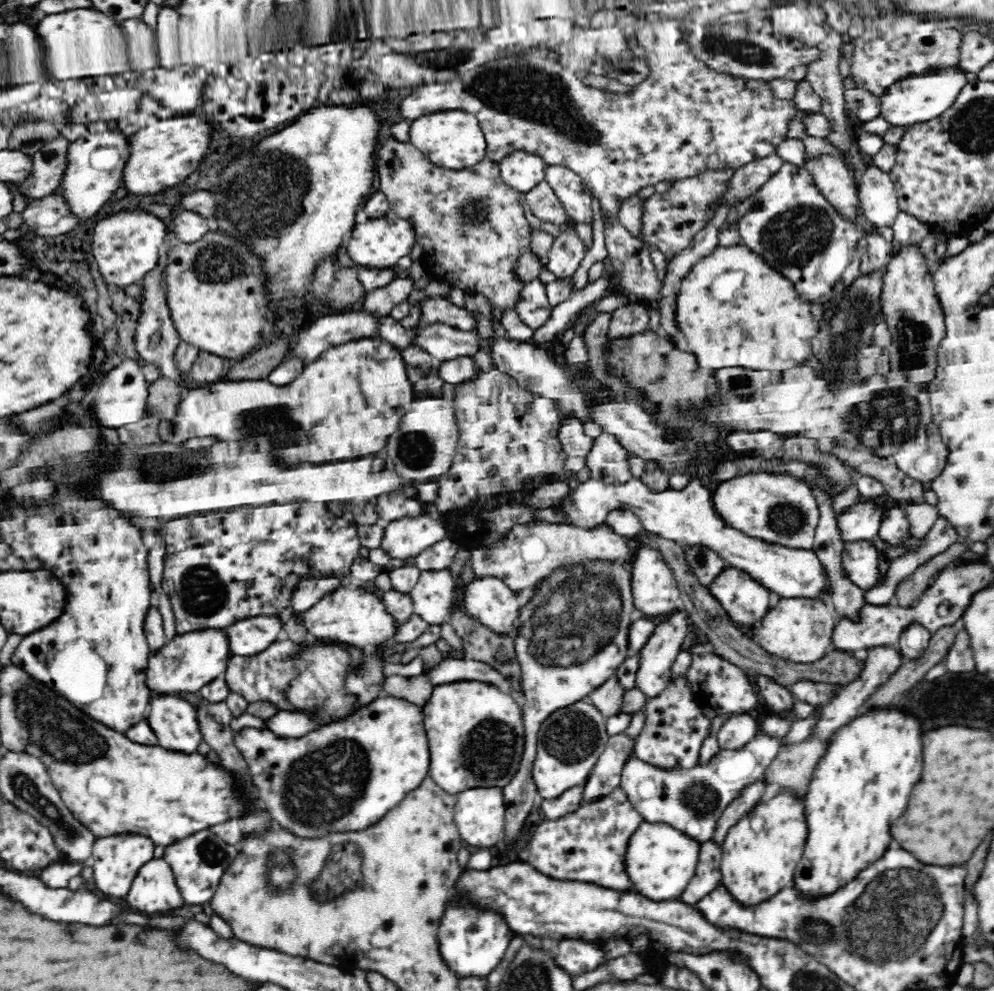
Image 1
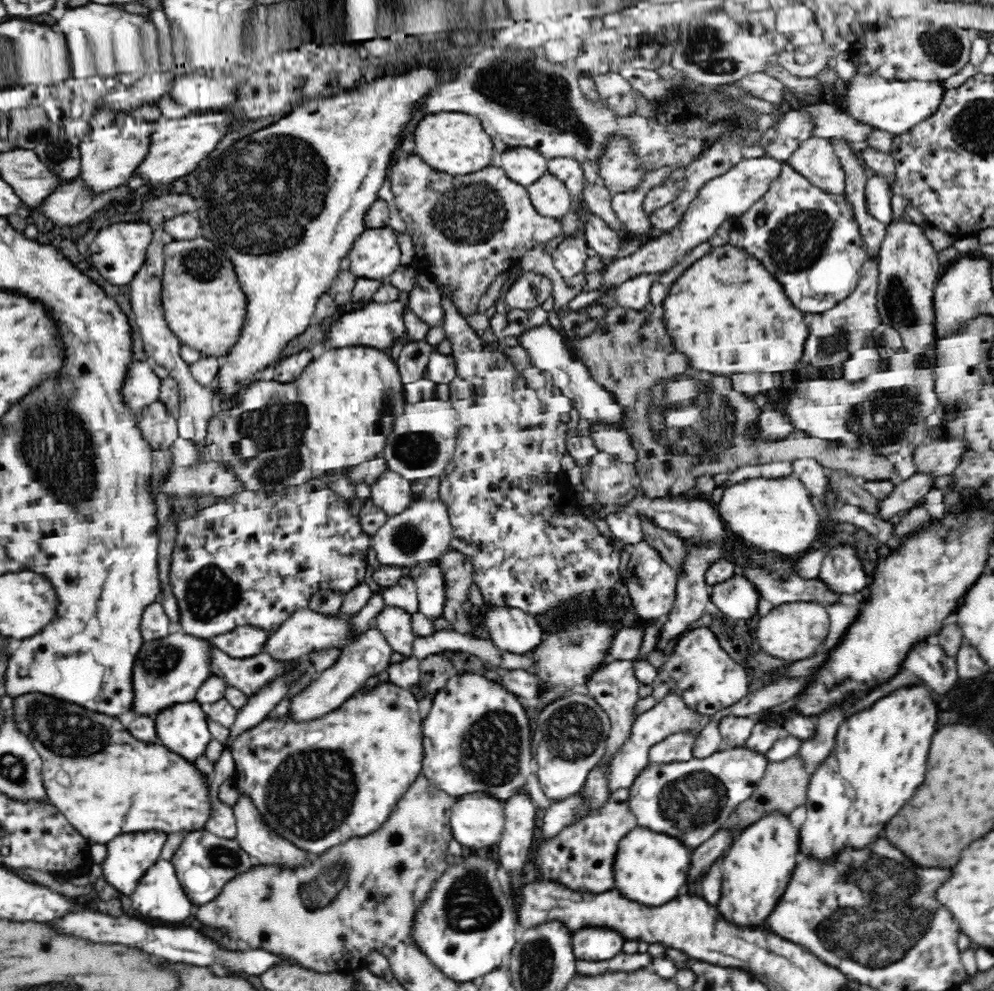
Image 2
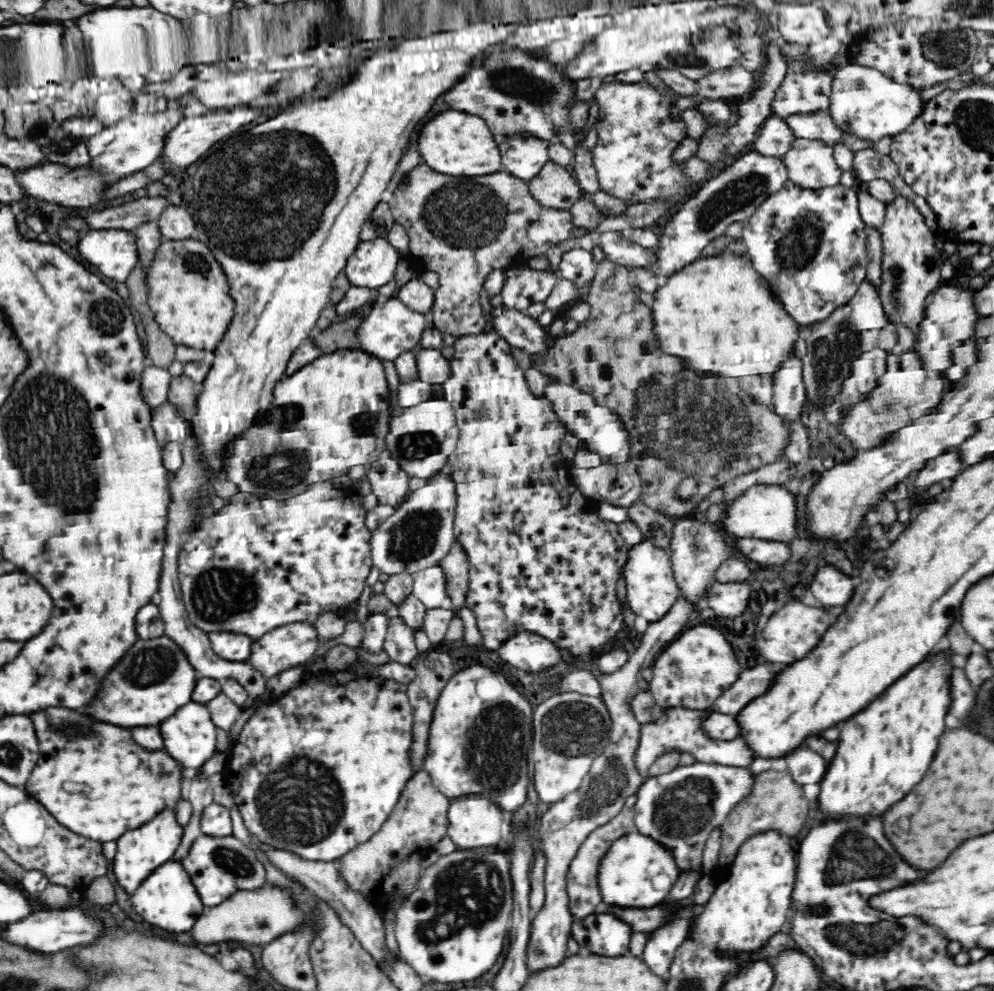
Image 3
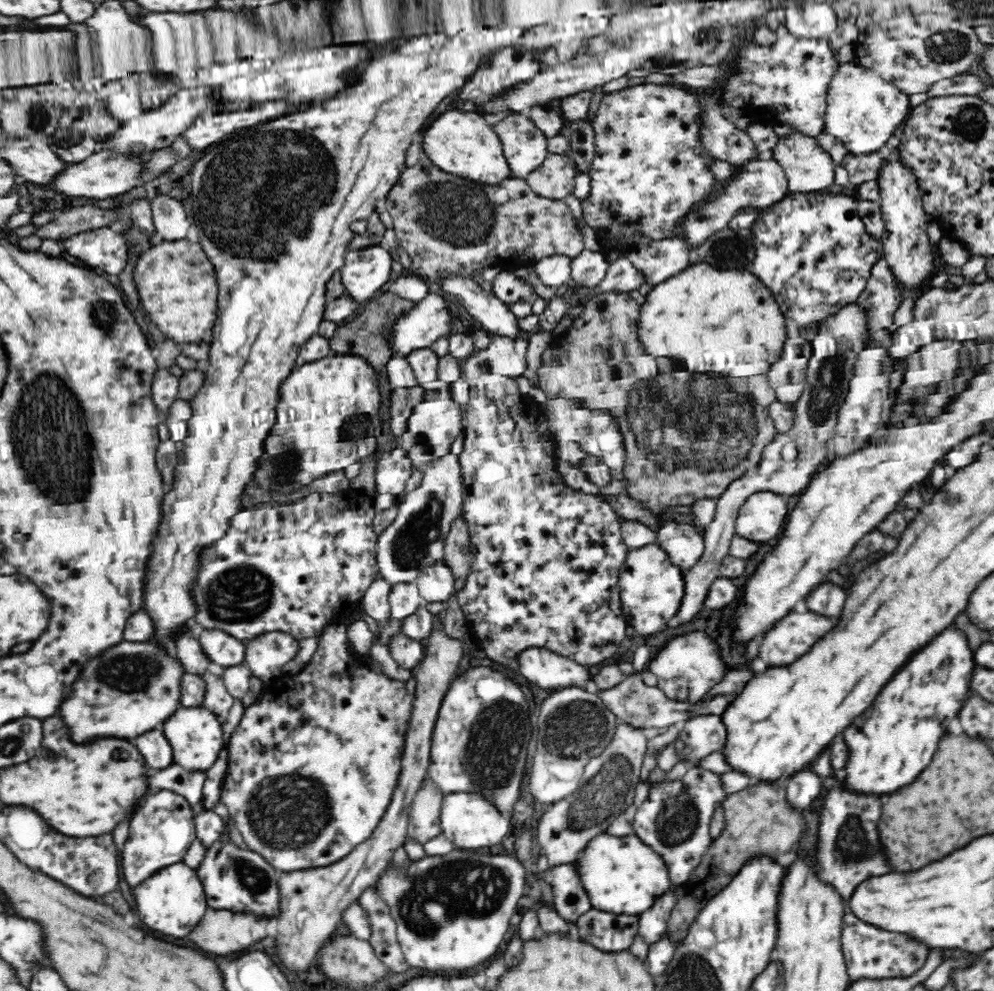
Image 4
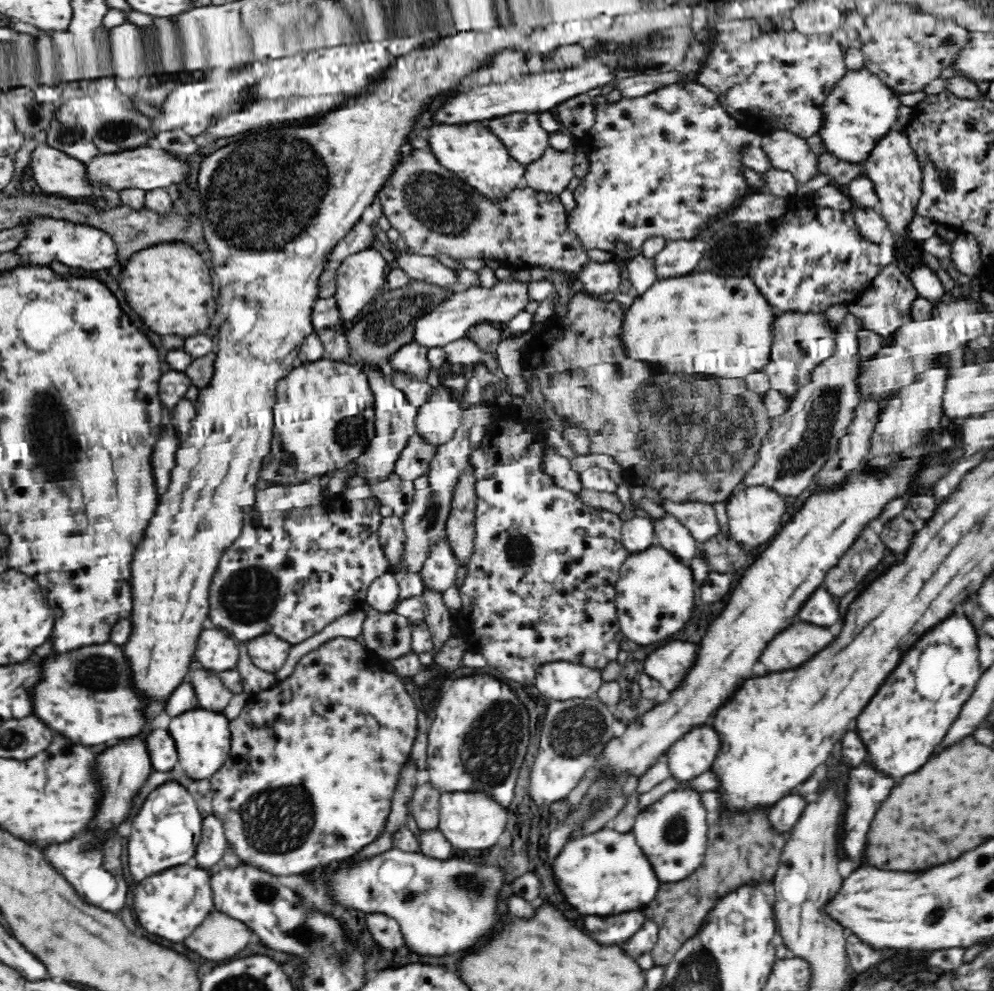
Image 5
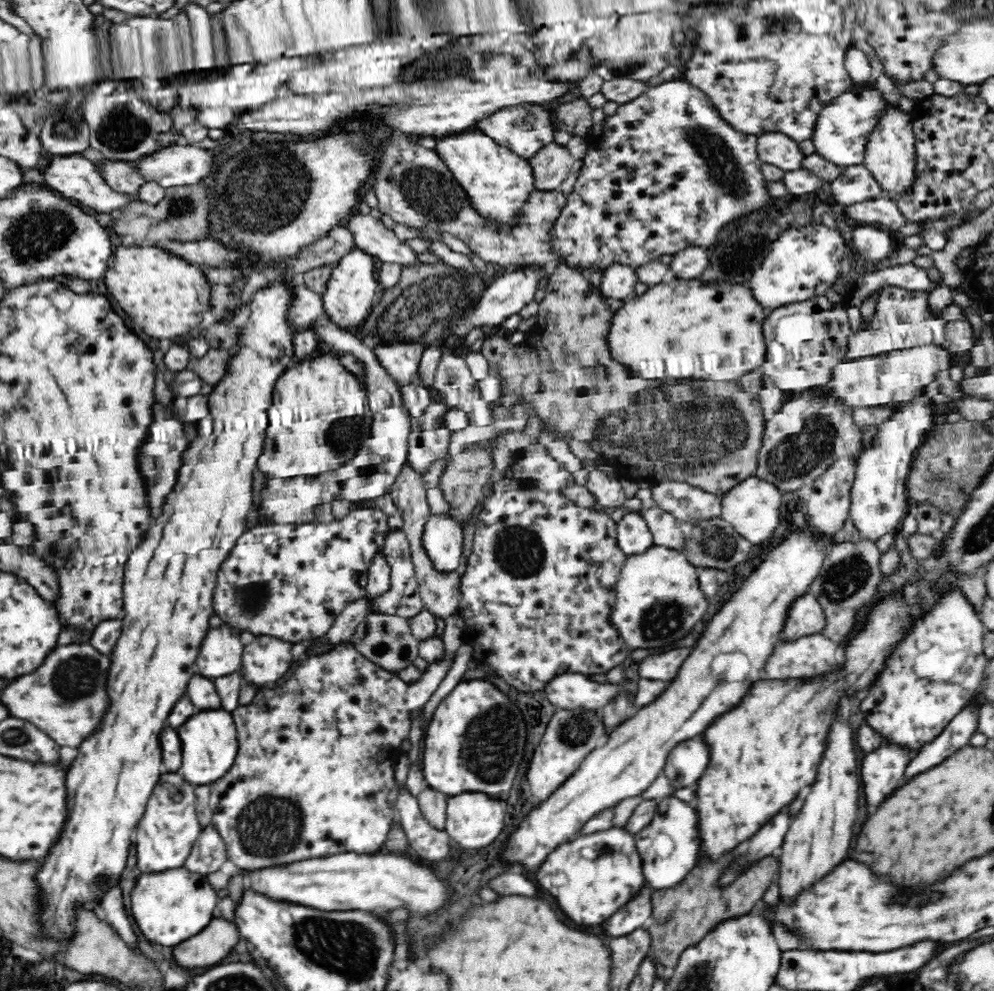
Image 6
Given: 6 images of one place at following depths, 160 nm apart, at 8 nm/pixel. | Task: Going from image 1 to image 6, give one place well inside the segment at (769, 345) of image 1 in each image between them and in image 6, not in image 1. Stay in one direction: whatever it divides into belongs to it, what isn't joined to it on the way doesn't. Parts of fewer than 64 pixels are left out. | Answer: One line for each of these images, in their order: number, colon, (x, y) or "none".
2: (726, 314)
3: (720, 316)
4: (725, 323)
5: (701, 323)
6: (683, 329)

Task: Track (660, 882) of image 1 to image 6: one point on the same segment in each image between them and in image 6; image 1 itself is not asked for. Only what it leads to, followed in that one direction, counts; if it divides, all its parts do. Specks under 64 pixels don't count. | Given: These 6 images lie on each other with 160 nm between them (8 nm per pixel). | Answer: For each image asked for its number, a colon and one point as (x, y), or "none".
2: (650, 868)
3: (636, 872)
4: (621, 875)
5: (600, 873)
6: (590, 877)

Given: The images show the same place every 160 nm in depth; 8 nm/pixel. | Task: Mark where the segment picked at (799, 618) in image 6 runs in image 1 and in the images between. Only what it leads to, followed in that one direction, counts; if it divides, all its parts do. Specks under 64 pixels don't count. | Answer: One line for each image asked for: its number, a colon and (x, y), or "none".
1: (860, 560)
2: (842, 569)
3: (832, 587)
4: (828, 600)
5: (820, 610)

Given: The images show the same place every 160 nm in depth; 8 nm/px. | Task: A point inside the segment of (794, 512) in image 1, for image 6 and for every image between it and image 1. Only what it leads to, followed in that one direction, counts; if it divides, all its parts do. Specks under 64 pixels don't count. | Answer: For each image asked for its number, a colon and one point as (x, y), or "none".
2: (777, 514)
3: (768, 512)
4: (761, 517)
5: (754, 513)
6: (752, 506)

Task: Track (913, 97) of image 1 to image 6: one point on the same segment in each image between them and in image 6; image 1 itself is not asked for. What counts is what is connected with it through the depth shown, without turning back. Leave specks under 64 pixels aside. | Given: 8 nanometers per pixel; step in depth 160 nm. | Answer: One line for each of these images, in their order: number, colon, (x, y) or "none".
2: (895, 106)
3: (864, 102)
4: (863, 110)
5: (857, 113)
6: (840, 134)

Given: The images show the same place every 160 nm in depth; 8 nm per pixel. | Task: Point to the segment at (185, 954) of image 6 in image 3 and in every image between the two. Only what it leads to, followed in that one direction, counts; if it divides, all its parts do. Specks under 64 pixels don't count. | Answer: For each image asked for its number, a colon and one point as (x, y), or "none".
3: (254, 917)
4: (222, 932)
5: (220, 937)

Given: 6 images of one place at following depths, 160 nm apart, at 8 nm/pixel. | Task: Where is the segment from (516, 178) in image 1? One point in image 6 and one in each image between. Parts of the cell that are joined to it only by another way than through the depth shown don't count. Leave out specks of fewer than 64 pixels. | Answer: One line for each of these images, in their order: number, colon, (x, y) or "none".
2: (525, 166)
3: (527, 156)
4: (525, 145)
5: (522, 133)
6: (524, 129)

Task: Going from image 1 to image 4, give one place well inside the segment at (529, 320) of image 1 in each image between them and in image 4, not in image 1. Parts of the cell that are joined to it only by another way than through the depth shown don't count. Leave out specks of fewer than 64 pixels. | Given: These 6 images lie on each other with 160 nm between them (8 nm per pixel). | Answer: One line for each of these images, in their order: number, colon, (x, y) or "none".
2: (530, 290)
3: (523, 287)
4: (506, 287)

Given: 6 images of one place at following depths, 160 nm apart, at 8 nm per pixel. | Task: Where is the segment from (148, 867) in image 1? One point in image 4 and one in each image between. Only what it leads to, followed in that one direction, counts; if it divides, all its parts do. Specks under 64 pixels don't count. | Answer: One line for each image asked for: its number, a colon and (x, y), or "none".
2: (159, 894)
3: (167, 898)
4: (172, 901)

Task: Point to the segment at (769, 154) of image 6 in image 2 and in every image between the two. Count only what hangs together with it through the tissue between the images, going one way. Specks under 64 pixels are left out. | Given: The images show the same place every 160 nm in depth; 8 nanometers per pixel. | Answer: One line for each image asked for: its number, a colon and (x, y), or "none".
2: (815, 158)
3: (810, 163)
4: (808, 168)
5: (787, 152)

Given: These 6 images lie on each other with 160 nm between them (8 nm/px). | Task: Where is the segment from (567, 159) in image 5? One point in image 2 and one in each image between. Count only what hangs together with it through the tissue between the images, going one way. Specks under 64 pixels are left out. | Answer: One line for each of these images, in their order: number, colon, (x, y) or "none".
2: (549, 196)
3: (554, 187)
4: (554, 178)

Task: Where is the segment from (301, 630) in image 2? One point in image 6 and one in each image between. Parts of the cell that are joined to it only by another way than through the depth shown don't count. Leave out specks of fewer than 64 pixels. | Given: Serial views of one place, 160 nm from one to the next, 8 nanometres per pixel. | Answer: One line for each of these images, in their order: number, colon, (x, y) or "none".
3: (292, 644)
4: (266, 654)
5: (269, 653)
6: (267, 659)

